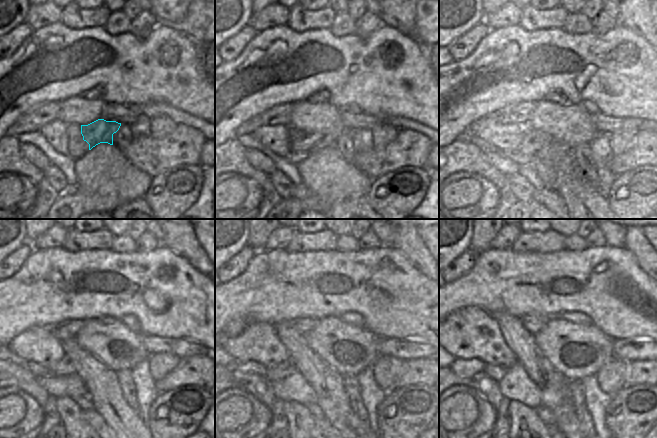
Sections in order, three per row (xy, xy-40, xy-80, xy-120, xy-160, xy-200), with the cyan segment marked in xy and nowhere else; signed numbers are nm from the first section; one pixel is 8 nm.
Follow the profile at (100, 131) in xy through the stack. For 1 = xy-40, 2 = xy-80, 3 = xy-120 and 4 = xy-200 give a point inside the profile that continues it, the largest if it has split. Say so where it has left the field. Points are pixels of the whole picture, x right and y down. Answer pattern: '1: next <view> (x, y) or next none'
1: next xy-40 (307, 140)
2: next xy-80 (532, 141)
3: next xy-120 (64, 367)
4: next xy-200 (495, 373)

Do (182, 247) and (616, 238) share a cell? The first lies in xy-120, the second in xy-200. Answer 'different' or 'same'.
different

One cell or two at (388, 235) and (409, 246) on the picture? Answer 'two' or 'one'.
two

